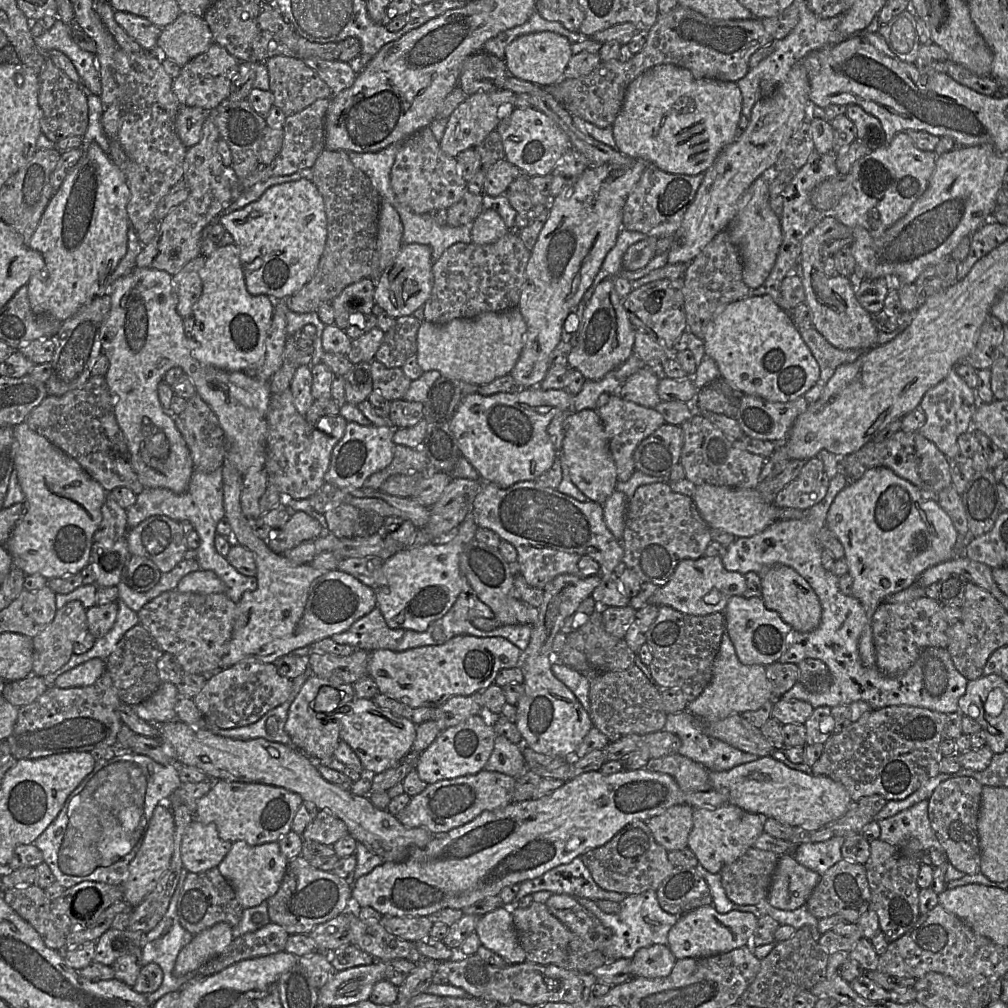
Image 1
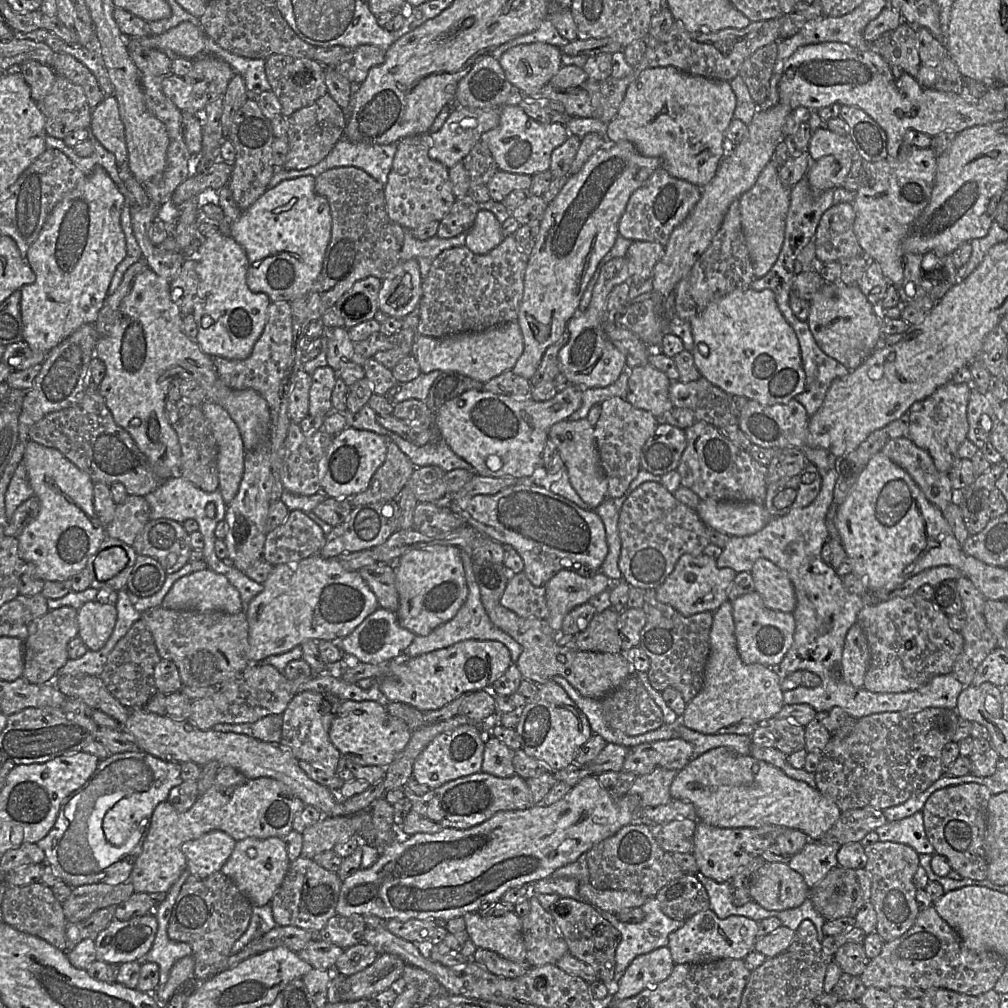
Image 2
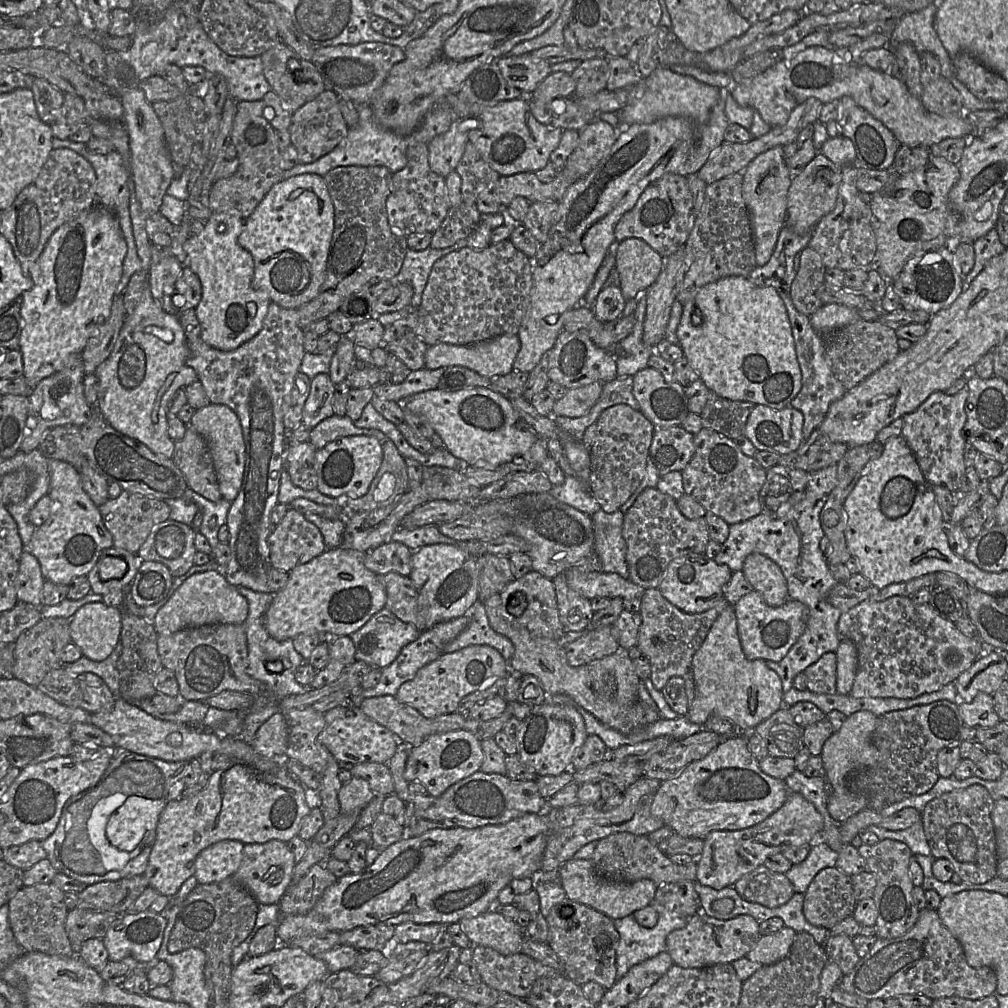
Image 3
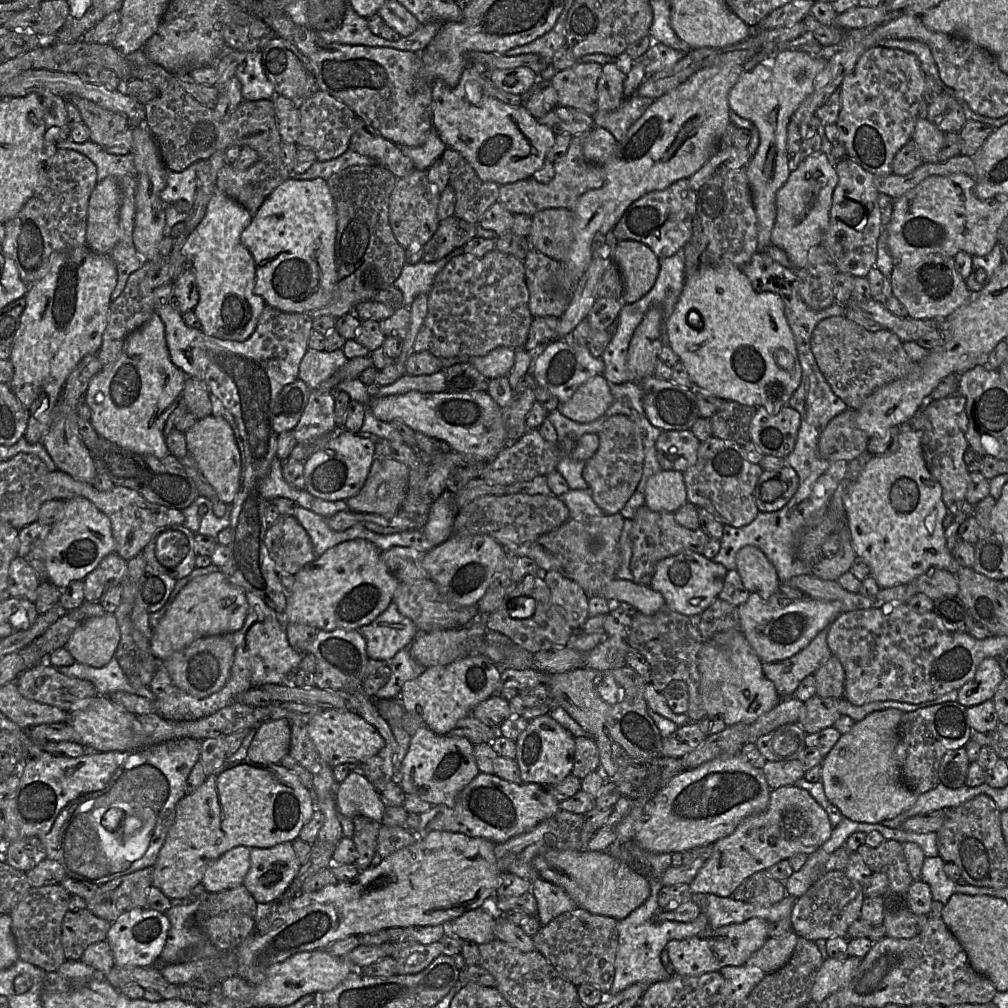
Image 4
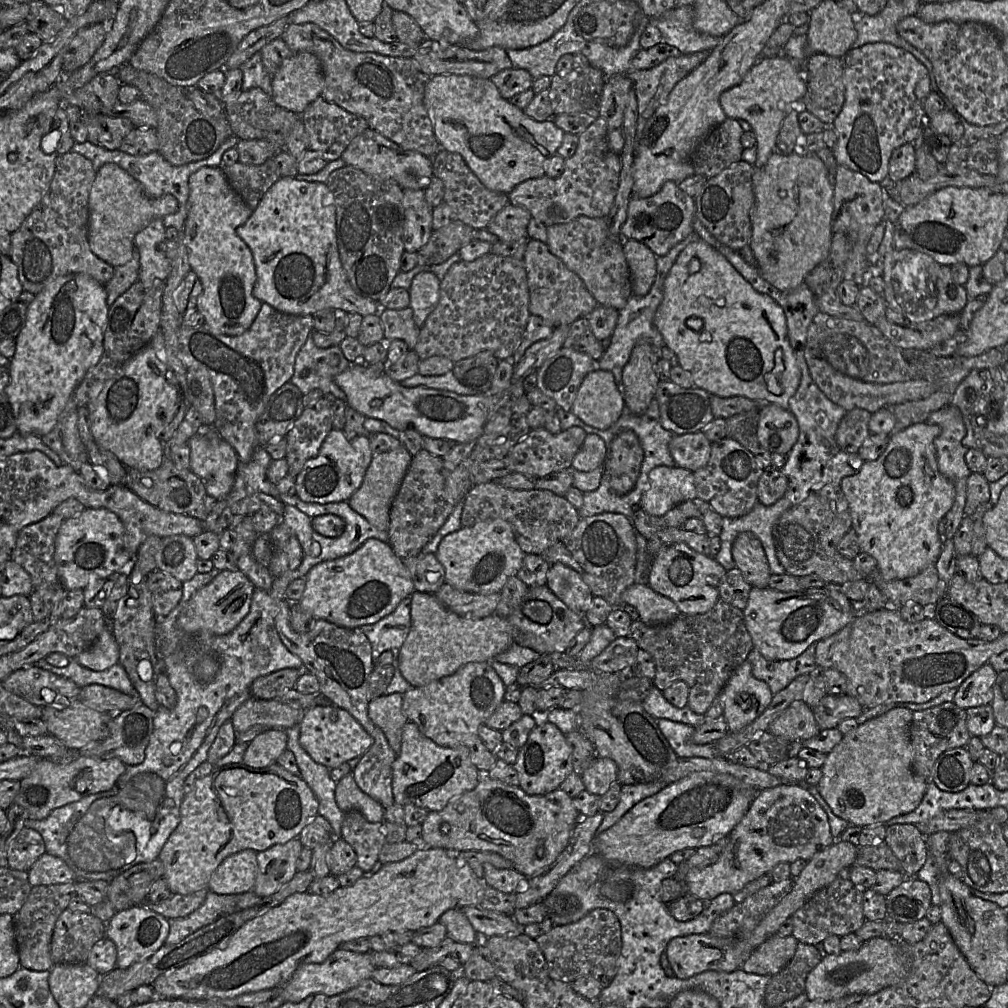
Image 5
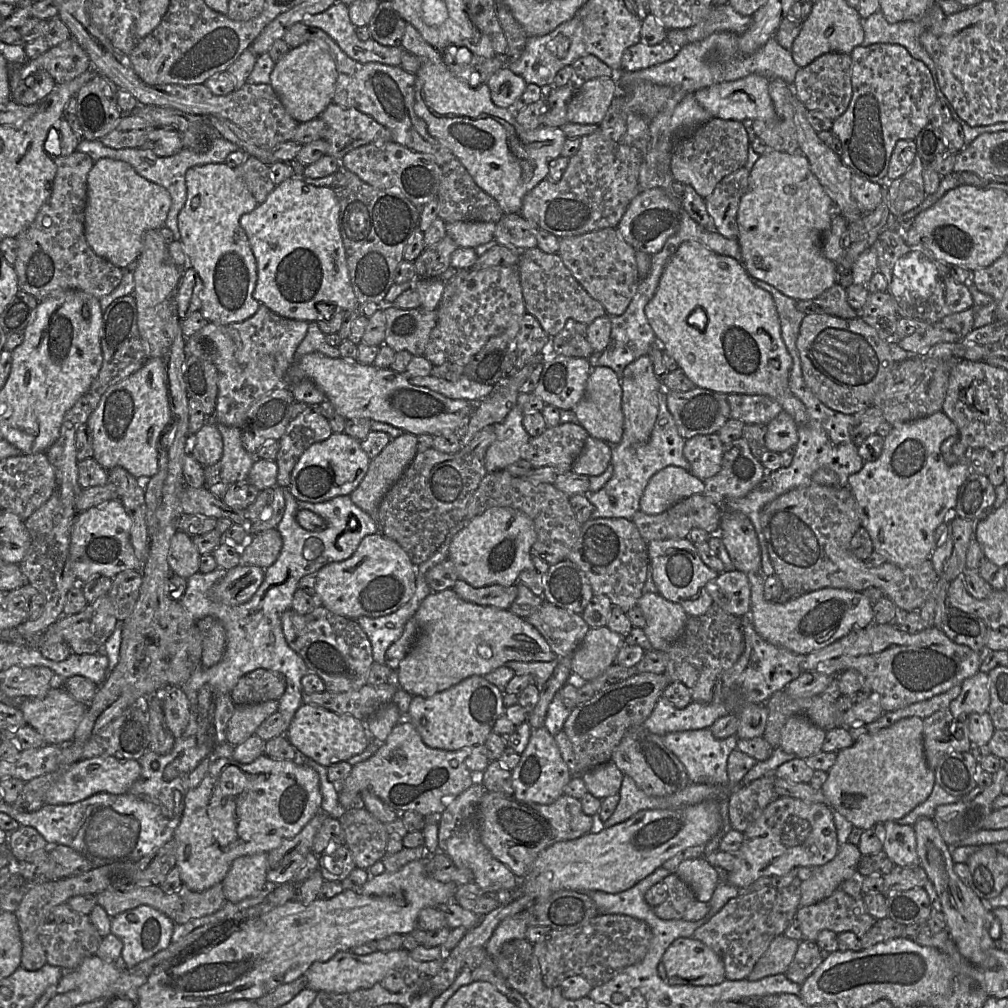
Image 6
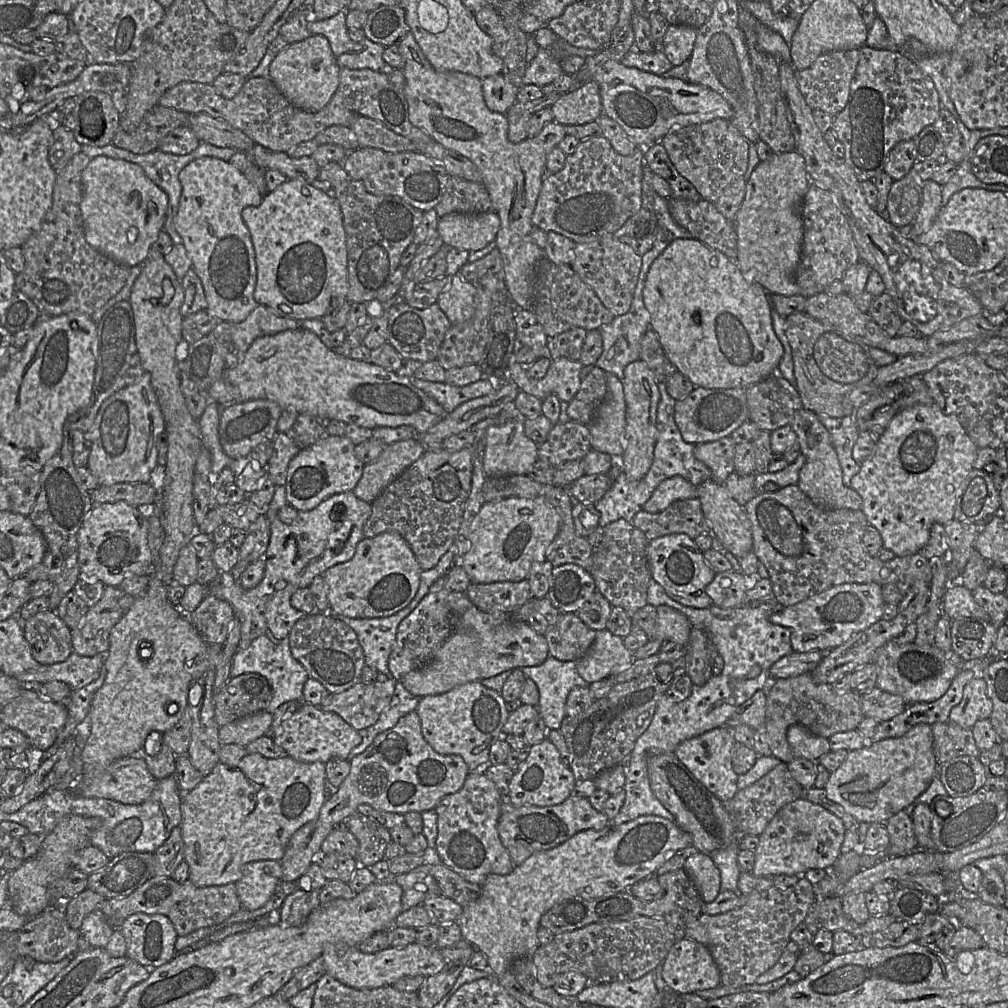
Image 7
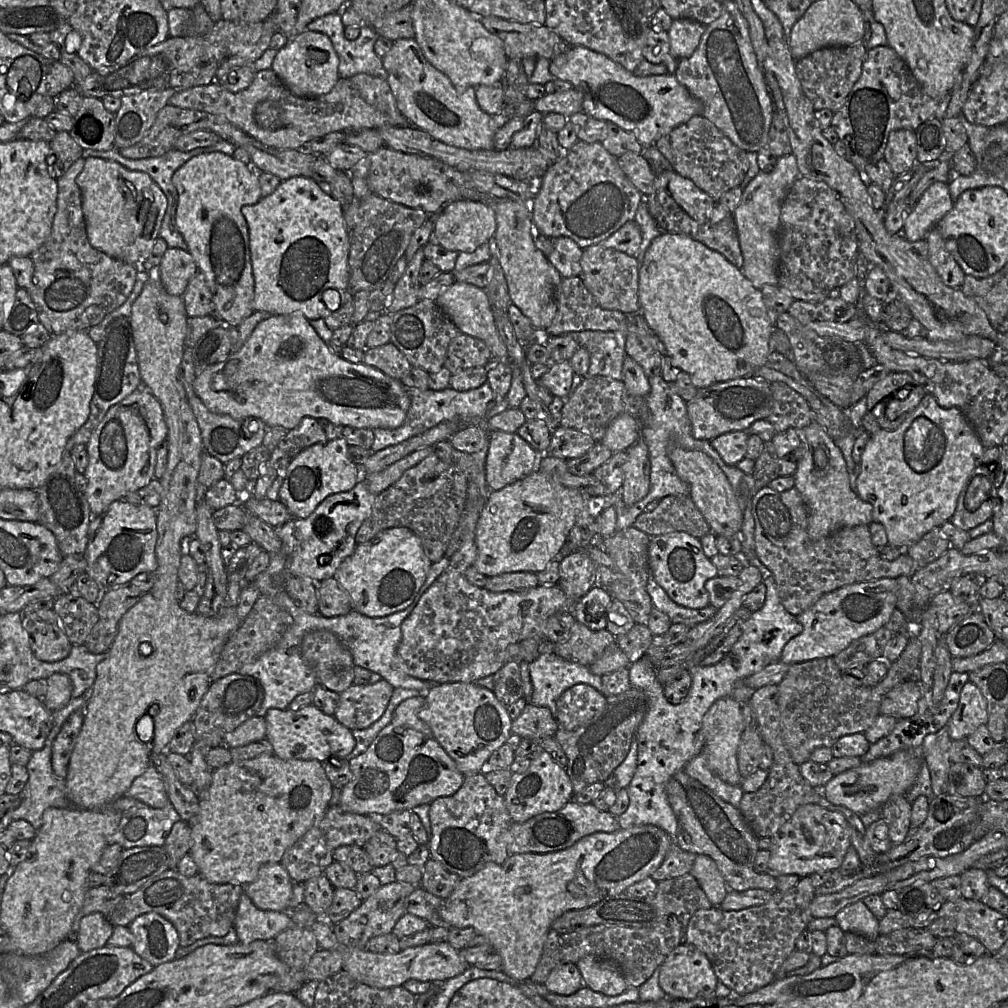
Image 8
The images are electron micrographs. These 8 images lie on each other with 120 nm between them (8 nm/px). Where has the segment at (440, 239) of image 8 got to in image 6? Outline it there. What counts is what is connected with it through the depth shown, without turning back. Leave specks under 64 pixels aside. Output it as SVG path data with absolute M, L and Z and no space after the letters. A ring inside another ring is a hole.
M455 221L446 223L446 235L460 248L476 248L494 239L496 223L482 221Z

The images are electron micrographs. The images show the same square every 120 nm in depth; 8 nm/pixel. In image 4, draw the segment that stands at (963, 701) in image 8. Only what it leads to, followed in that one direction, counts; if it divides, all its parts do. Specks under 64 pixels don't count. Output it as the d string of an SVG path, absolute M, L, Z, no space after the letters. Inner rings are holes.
M998 659L982 660L973 678L957 690L956 701L964 707L970 707L992 699L1004 676Z

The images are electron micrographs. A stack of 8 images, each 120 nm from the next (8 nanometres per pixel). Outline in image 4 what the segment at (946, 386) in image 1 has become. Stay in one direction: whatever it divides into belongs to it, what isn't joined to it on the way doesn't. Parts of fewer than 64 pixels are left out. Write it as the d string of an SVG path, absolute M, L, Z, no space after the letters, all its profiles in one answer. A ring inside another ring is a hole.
M959 393L940 399L926 401L918 412L909 420L910 427L921 430L922 455L931 475L942 487L942 501L947 511L956 517L966 503L969 483L969 471L964 462L964 453L968 448L965 433L968 419L965 412L966 398Z

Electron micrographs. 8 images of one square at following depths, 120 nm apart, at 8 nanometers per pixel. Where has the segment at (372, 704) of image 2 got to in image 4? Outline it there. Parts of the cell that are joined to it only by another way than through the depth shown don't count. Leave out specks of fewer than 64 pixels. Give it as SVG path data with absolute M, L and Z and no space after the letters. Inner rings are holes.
M326 709L307 723L308 734L319 756L332 768L347 763L362 763L384 747L384 739L376 728L354 711Z

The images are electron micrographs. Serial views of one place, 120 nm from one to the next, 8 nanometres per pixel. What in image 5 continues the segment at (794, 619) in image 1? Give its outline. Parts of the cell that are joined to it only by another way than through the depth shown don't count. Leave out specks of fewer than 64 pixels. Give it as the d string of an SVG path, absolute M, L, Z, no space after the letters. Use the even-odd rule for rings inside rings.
M741 532L732 544L735 567L744 579L756 588L767 588L771 571L759 538L752 532Z

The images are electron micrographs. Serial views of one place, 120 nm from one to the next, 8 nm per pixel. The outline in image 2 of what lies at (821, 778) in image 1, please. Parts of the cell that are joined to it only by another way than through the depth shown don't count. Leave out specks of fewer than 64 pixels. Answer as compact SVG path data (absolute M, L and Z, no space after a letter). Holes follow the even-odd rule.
M713 748L679 770L670 786L670 795L678 800L691 802L696 811L697 821L720 828L760 827L781 825L803 831L811 841L817 841L839 819L841 810L817 788L804 781L788 777L782 769L751 755L740 755L732 748Z

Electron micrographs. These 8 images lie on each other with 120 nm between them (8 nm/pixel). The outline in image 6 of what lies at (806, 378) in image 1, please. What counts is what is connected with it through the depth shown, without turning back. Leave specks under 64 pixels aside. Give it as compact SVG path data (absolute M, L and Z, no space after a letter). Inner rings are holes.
M681 243L666 264L656 292L645 306L645 314L663 351L666 351L677 362L678 368L694 383L695 387L708 389L725 395L746 394L769 396L782 406L783 410L794 419L797 425L806 422L807 411L805 405L791 392L789 387L789 375L793 365L793 359L781 335L780 320L773 297L769 292L756 286L751 281L742 263L732 257L715 253L699 243ZM772 359L778 361L778 367L771 365L770 362Z

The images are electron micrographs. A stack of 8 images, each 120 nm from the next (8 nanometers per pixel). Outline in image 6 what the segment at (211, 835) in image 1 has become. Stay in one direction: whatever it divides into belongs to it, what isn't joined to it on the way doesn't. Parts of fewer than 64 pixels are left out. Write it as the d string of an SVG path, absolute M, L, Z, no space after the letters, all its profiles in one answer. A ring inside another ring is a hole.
M267 853L236 858L221 881L226 901L238 903L257 895L267 884Z

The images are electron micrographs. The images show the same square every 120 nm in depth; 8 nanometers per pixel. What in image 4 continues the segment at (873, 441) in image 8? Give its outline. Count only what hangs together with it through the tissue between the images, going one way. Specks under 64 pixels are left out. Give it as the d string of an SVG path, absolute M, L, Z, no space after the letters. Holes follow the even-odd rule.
M904 429L898 436L897 450L887 455L873 456L844 495L848 527L856 557L864 559L870 568L870 576L880 589L908 584L931 569L942 569L956 574L961 568L946 545L942 523L947 508L942 501L941 485L926 467L921 448L922 436L921 430Z

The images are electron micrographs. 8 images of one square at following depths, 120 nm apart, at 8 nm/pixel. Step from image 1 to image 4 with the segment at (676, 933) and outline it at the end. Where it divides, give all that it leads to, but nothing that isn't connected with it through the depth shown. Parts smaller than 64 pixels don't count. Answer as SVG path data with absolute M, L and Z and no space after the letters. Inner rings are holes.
M754 917L739 924L709 926L692 937L670 940L665 949L675 973L683 976L719 971L725 966L741 966L745 965L750 956L768 939L768 925L769 922L765 919Z

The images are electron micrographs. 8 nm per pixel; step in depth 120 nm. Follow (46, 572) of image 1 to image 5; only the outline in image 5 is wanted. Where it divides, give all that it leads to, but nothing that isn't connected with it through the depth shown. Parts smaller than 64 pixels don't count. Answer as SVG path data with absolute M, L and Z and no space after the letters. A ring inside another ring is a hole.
M85 507L80 513L63 521L55 539L54 560L58 575L66 590L84 589L94 578L107 577L125 571L132 556L125 547L125 529L119 517L106 508Z

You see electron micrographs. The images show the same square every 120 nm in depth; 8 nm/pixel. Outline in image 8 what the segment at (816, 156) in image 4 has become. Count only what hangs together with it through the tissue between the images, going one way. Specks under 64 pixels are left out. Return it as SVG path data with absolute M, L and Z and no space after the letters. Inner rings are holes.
M794 154L777 158L774 169L760 171L743 190L739 205L733 212L740 250L743 256L741 272L761 290L766 285L778 286L781 206L793 183L801 176Z

